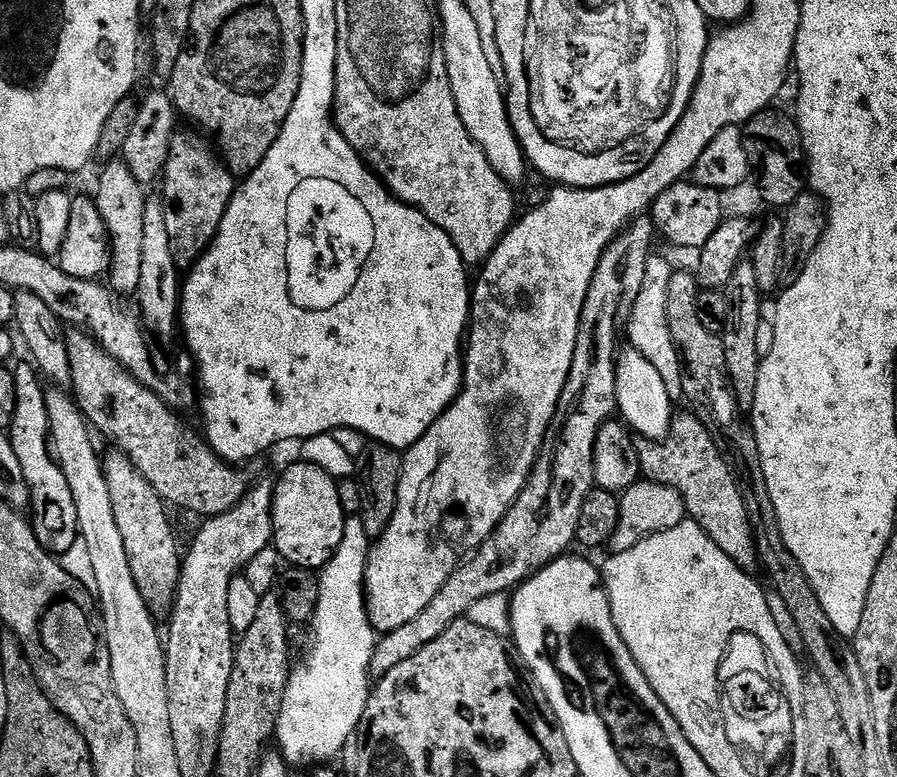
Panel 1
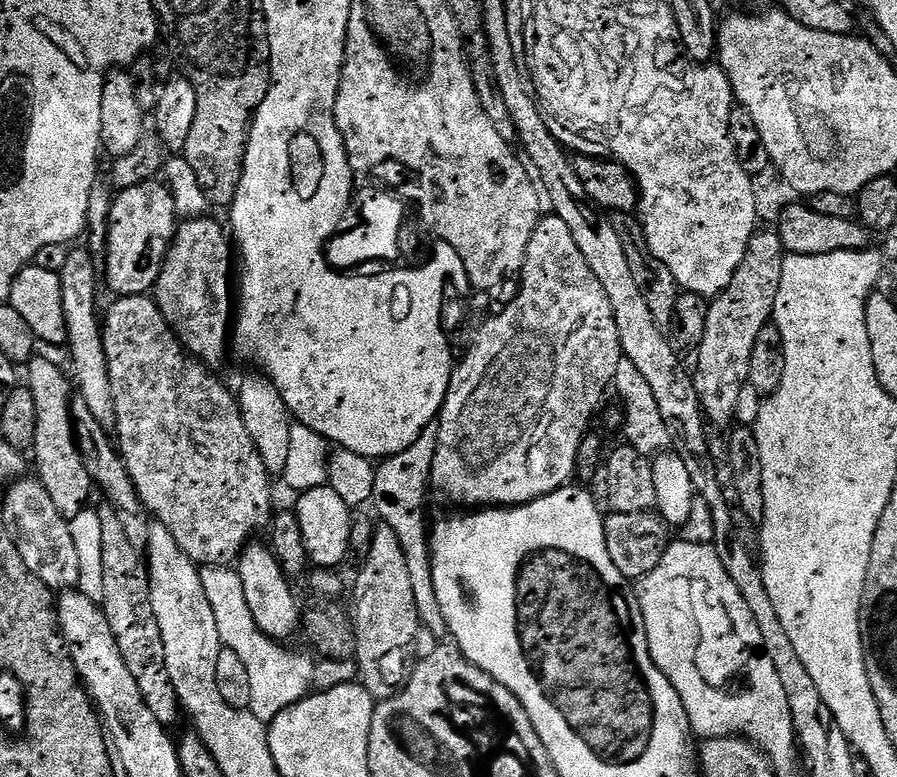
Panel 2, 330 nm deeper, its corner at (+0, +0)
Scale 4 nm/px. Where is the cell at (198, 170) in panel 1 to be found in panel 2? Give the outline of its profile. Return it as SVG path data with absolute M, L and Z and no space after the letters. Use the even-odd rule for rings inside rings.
M207 215L188 218L175 229L164 265L160 268L160 276L156 279L154 299L162 318L166 318L184 351L203 364L217 366L223 362L228 348L230 352L230 317L234 312L234 294L228 290L228 271L234 268L234 248L225 225L223 228L218 221L208 219Z

